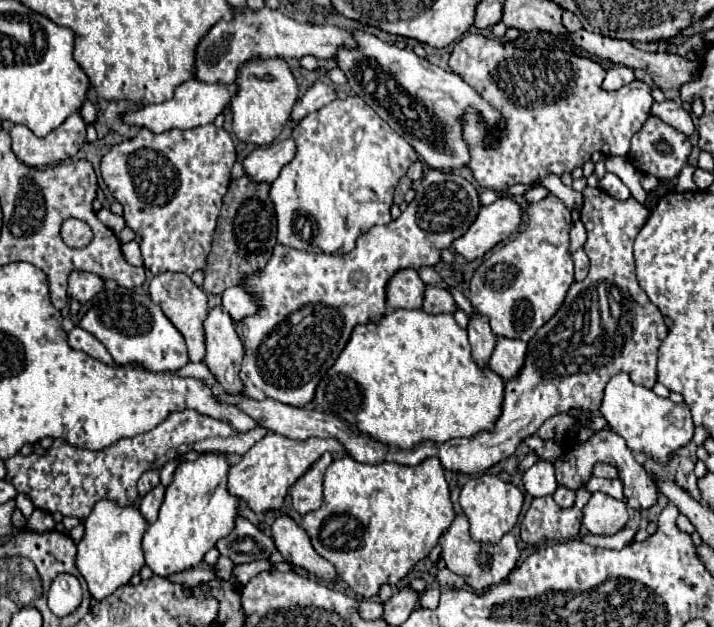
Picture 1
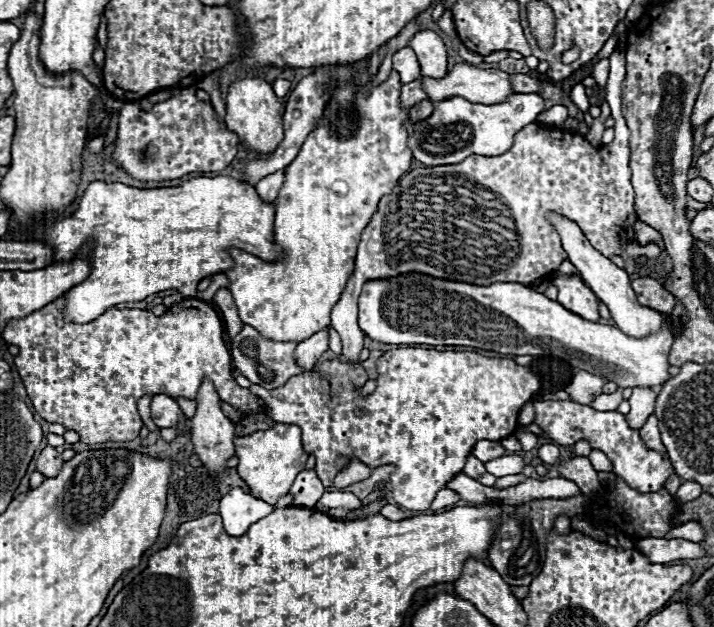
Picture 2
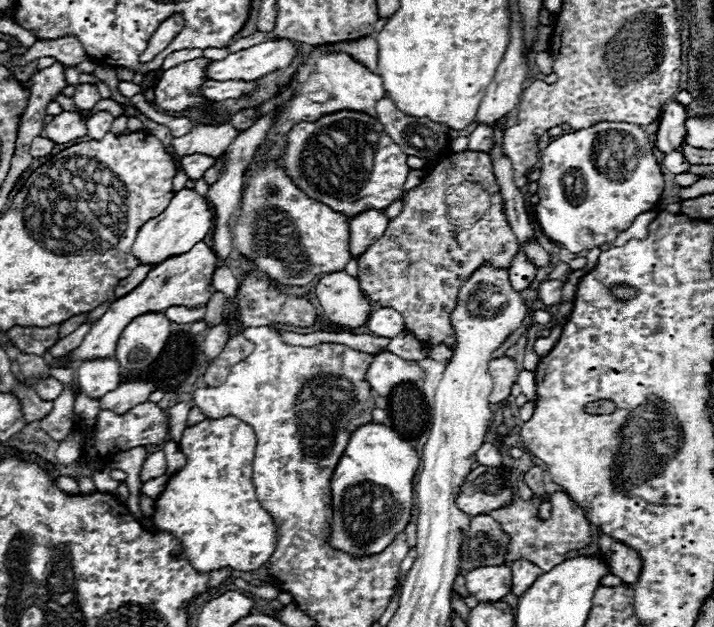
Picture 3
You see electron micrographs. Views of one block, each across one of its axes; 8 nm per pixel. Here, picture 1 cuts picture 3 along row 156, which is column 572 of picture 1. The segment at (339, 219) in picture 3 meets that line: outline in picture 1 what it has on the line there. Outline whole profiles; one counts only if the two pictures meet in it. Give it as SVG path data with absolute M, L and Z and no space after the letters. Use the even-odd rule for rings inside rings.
M580 248L580 250L576 250L572 254L572 258L574 258L574 278L576 280L584 280L584 276L588 274L588 266L590 266L586 252Z

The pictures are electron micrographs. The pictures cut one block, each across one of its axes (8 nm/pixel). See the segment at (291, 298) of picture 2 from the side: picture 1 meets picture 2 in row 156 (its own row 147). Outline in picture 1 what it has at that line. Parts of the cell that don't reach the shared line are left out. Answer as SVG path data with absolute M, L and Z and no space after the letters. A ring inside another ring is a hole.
M360 96L334 100L324 108L308 114L292 130L296 142L294 158L282 166L280 176L270 184L270 200L278 220L278 244L310 252L340 252L354 250L358 236L376 224L390 222L390 206L398 180L406 176L410 164L418 158L414 148L396 134Z

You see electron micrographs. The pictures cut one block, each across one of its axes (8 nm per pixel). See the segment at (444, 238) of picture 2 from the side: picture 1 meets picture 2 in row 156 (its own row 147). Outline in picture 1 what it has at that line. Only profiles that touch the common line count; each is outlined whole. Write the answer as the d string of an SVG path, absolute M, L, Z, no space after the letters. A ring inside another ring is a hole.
M468 32L454 44L448 66L502 116L498 128L492 128L474 108L462 114L462 138L470 152L468 168L482 188L496 192L506 192L514 184L532 184L548 174L572 172L594 152L626 156L630 138L652 114L654 98L648 84L632 82L620 90L602 90L606 68L562 48L522 50L498 38ZM498 130L504 132L502 138L496 136Z

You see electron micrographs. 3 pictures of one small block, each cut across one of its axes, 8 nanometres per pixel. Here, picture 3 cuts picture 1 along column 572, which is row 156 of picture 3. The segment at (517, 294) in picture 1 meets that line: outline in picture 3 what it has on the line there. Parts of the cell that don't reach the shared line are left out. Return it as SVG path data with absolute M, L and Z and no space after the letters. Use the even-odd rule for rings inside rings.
M316 50L310 54L310 58L300 66L298 74L290 82L290 90L282 94L284 106L282 112L276 116L276 122L270 126L266 140L274 140L274 148L270 150L268 158L282 158L284 146L286 146L286 132L292 128L292 124L298 122L308 122L308 120L318 120L322 114L328 112L340 112L340 110L354 110L354 112L364 112L376 118L376 108L374 104L382 98L386 98L388 92L382 84L382 76L370 72L364 68L360 62L352 60L348 54L322 54Z

